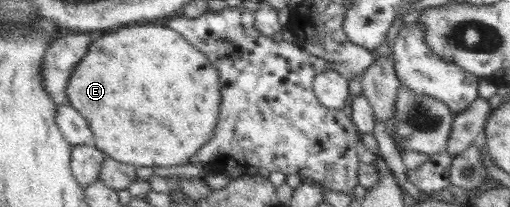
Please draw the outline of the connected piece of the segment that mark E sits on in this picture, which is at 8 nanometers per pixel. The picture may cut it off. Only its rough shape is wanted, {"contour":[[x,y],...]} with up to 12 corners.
{"contour":[[165,26],[97,38],[68,82],[96,147],[179,166],[220,70]]}

